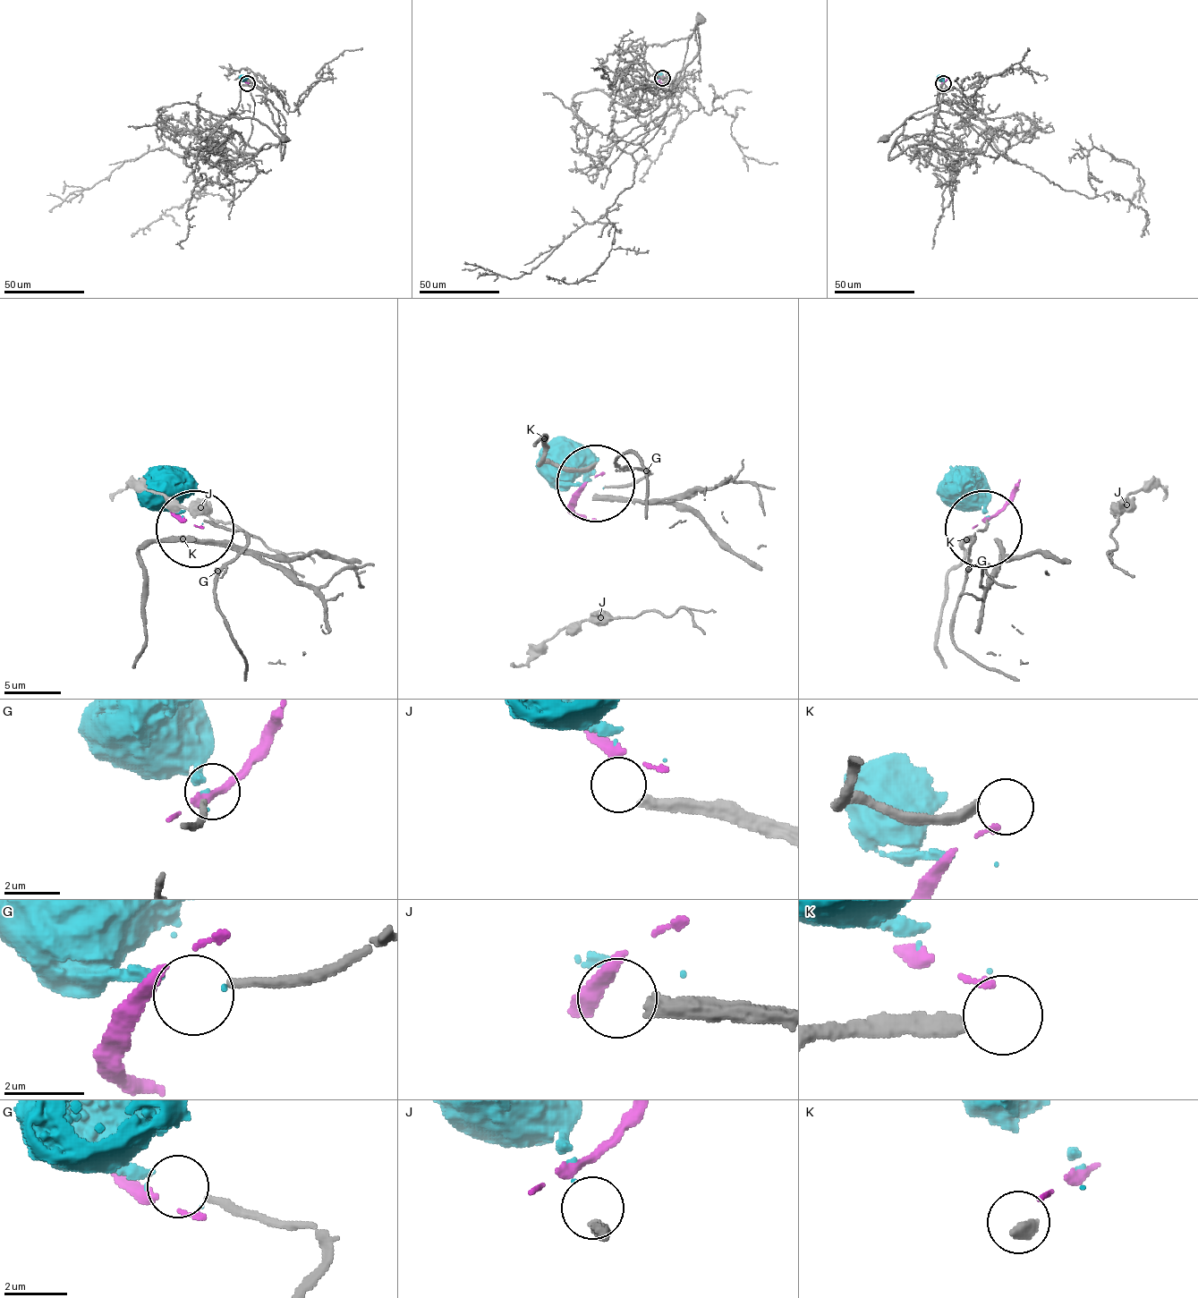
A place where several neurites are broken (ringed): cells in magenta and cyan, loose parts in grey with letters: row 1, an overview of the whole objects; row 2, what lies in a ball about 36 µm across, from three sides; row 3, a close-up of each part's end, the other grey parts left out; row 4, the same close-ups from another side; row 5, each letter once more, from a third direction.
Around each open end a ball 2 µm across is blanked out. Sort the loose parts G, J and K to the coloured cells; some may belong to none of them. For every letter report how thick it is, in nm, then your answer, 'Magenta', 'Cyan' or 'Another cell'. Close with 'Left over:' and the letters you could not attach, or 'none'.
G: Thickness 240 nm. Cyan
J: Thickness 440 nm. Another cell
K: Thickness 380 nm. Magenta
Left over: J

